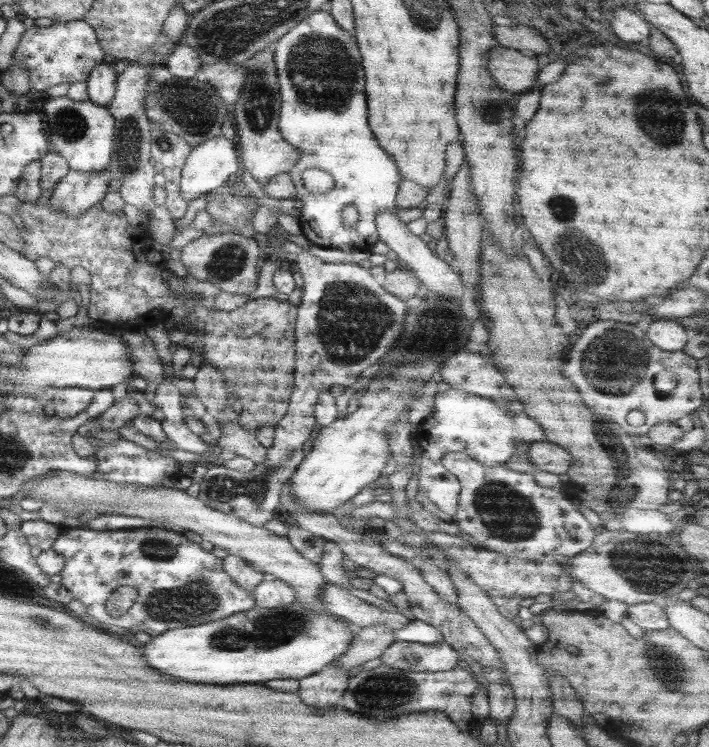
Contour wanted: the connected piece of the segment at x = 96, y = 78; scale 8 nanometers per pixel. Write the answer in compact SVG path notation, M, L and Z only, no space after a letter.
M111 60L97 64L85 80L88 100L106 107L114 96L118 73L119 67Z

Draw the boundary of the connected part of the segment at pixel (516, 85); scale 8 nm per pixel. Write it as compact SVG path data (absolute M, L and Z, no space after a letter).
M496 44L487 50L487 69L496 86L520 95L532 88L537 80L538 61L536 57L530 58L520 54L513 48L506 48Z

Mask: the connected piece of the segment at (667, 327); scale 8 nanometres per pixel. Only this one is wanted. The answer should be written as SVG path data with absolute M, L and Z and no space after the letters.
M659 319L655 322L652 321L645 335L660 350L676 352L683 350L690 332L686 332L680 324L672 322L672 320Z

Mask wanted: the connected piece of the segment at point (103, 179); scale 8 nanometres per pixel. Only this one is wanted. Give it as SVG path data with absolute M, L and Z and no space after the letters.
M69 170L67 176L53 188L50 206L66 216L80 216L88 208L99 205L108 193L112 181L111 172L81 173Z

